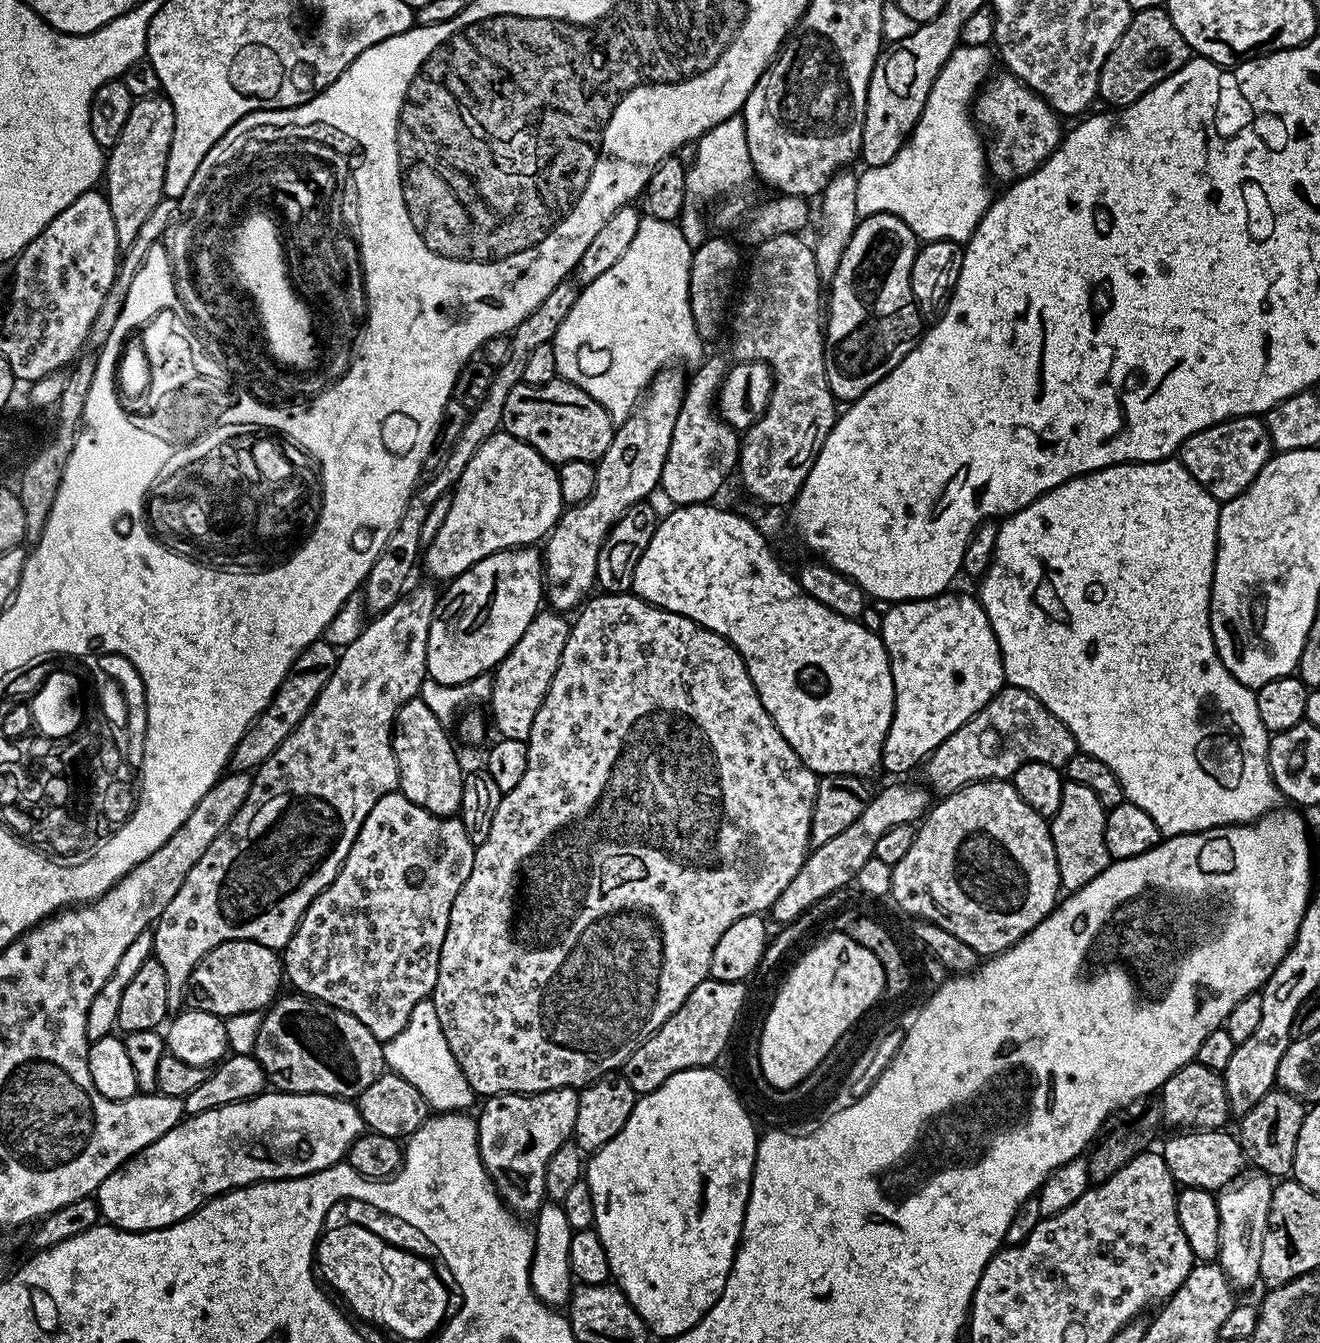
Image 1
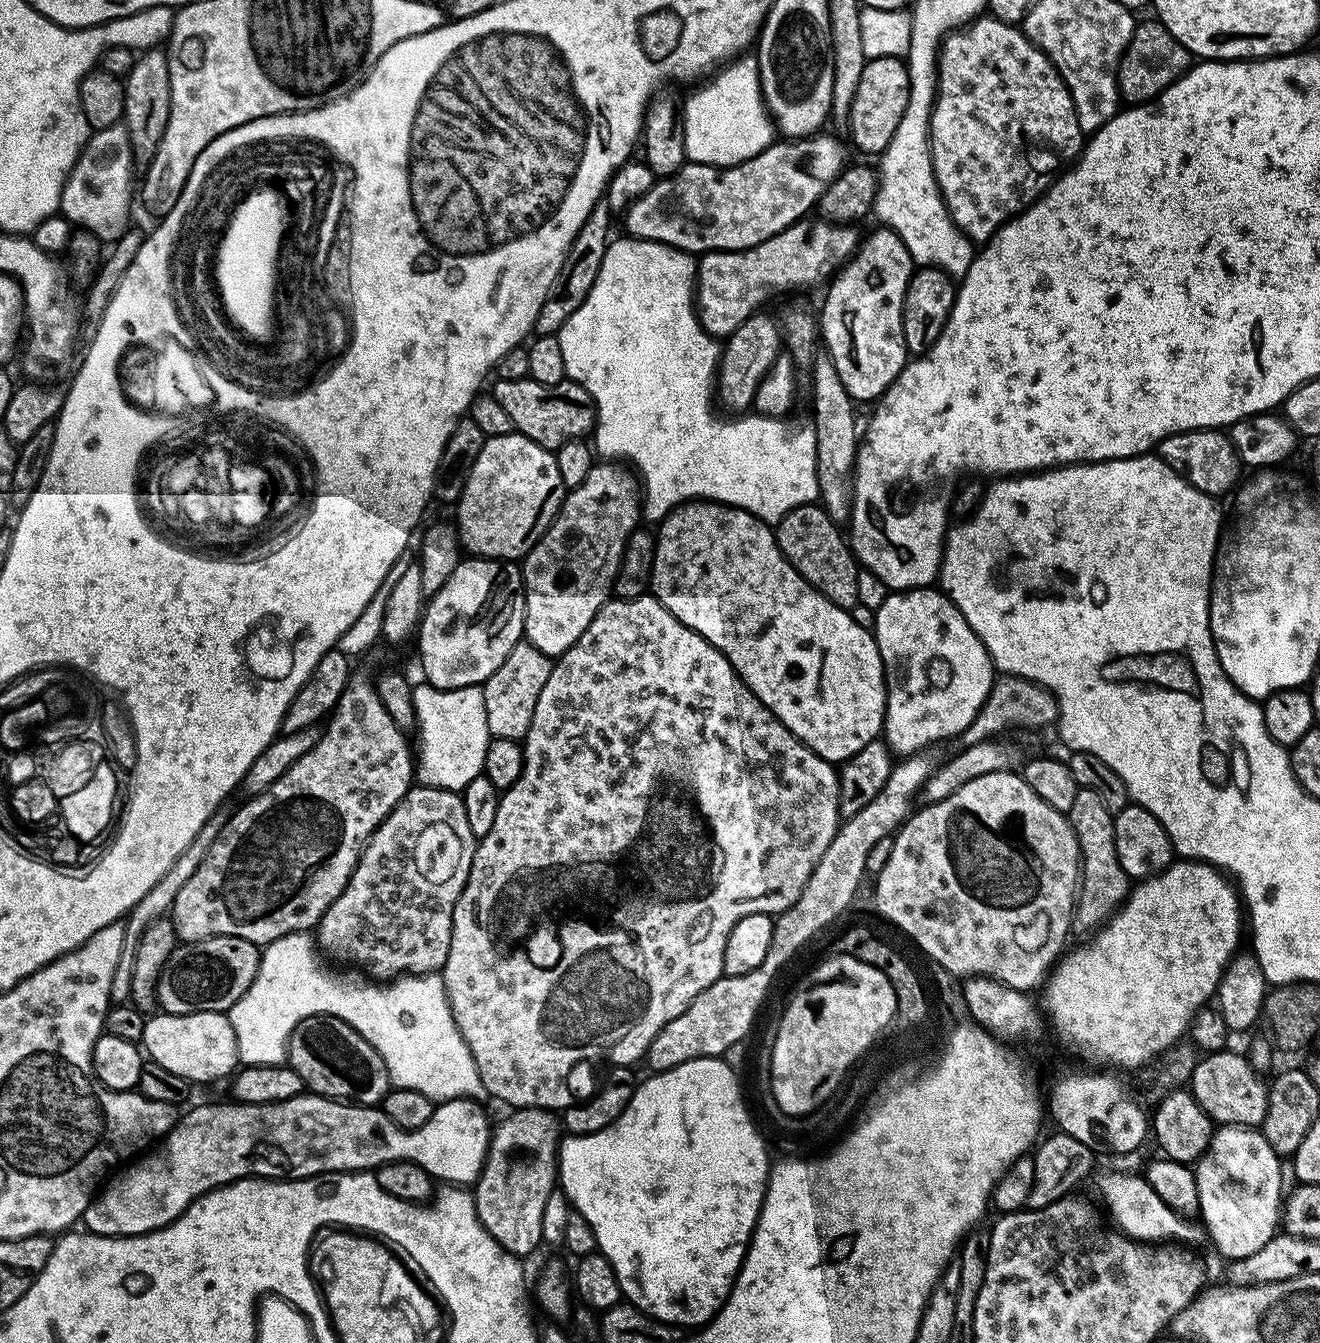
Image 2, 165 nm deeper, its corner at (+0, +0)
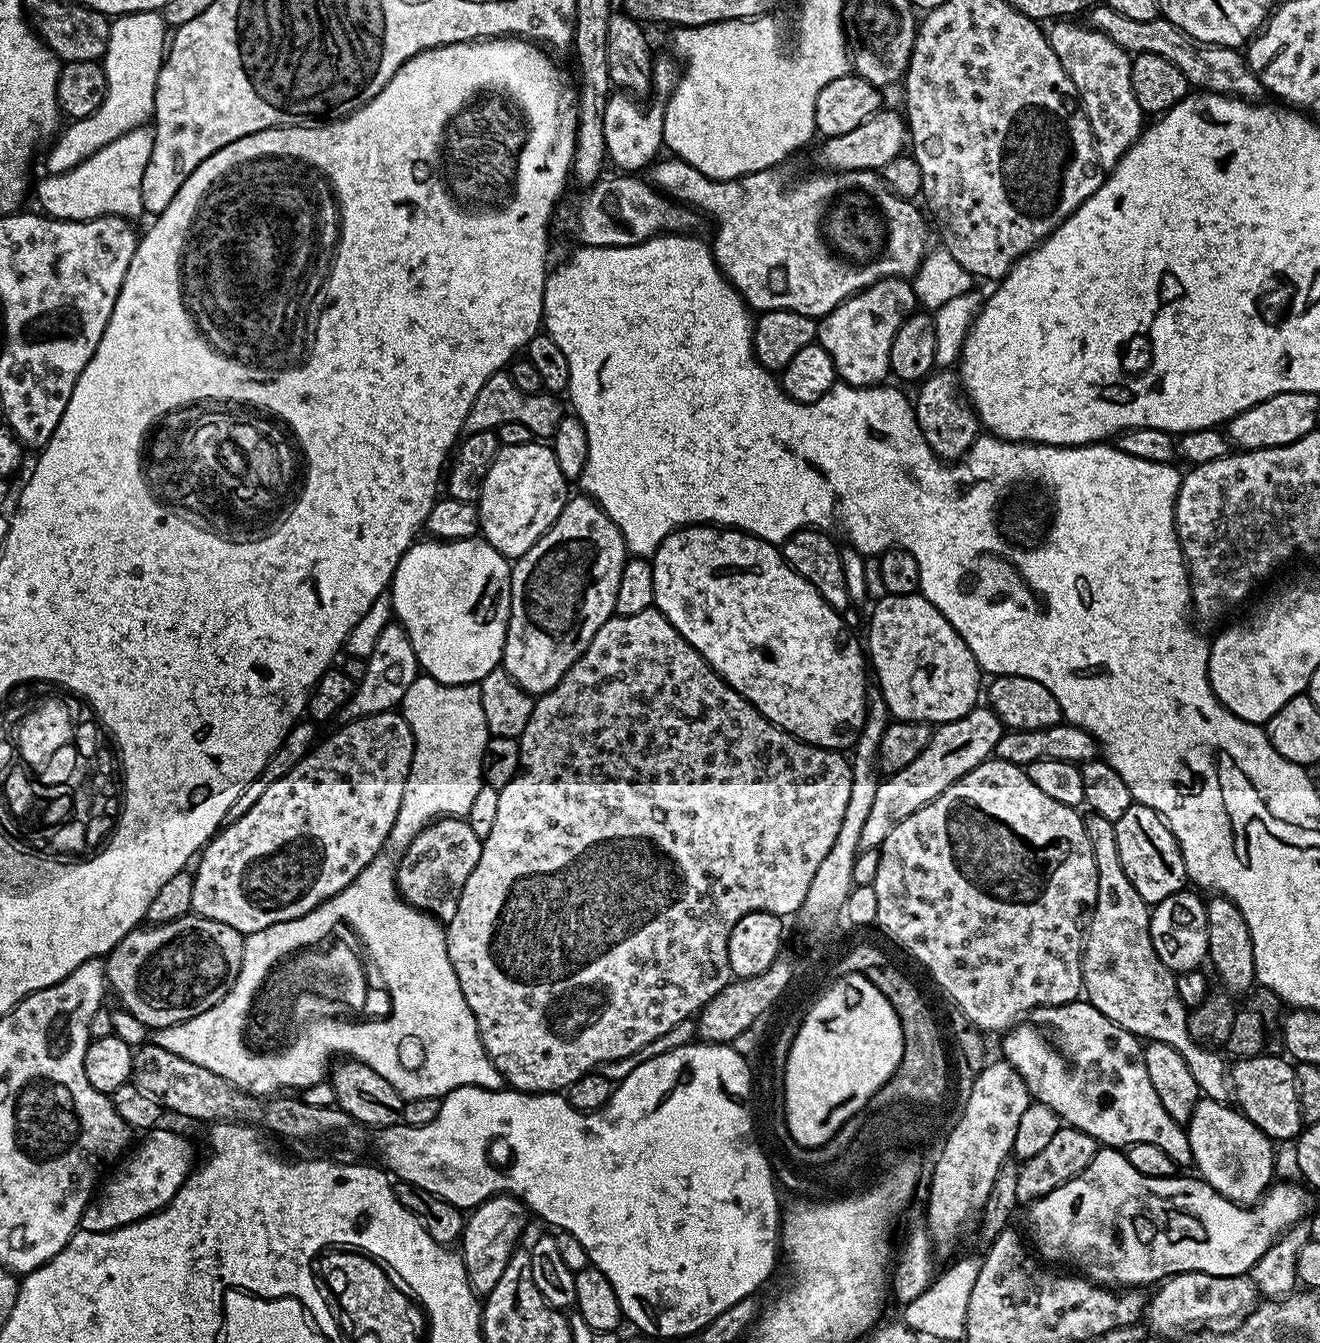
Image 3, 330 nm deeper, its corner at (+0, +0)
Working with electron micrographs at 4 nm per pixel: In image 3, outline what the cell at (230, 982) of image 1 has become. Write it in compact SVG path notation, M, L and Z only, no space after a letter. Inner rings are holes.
M195 914L165 924L138 926L108 953L106 980L111 991L112 988L116 991L122 1008L144 1024L146 1029L169 1028L202 1014L202 1010L210 1010L210 1006L218 1006L218 1002L226 998L242 966L244 938L245 933L234 930L234 926L226 926L226 922L214 922Z

